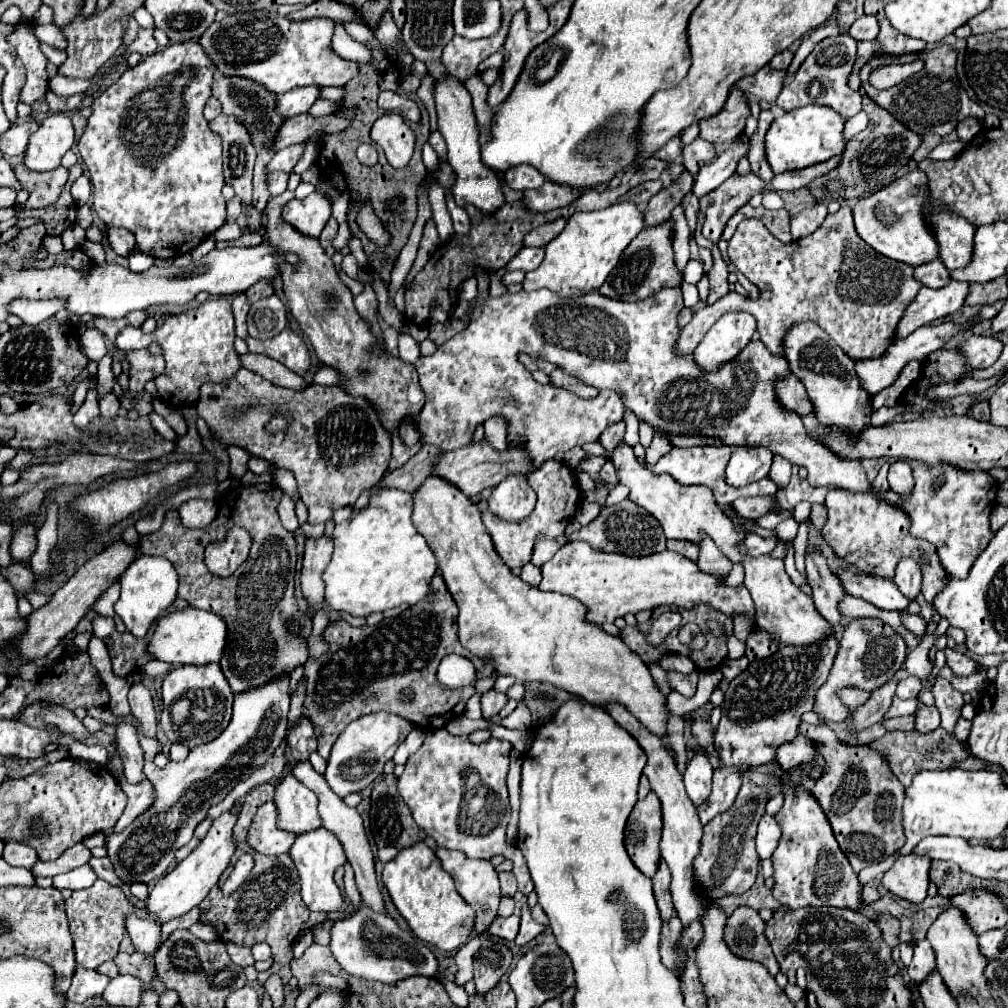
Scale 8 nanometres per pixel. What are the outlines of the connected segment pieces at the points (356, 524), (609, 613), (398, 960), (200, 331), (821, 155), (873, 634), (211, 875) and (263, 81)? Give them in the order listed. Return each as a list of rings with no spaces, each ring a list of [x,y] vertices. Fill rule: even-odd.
[[[372,488],[368,506],[354,518],[336,524],[334,528],[334,554],[326,566],[322,580],[326,586],[324,600],[336,612],[348,612],[352,616],[368,616],[372,612],[396,608],[400,604],[416,604],[428,594],[428,584],[436,574],[436,556],[428,542],[412,524],[412,494],[398,488]]]
[[[568,540],[546,564],[540,566],[542,582],[540,590],[568,594],[586,606],[586,622],[606,624],[618,616],[636,614],[640,610],[652,610],[656,606],[694,608],[696,604],[710,604],[712,608],[734,616],[738,612],[754,618],[752,598],[742,592],[742,586],[728,588],[724,580],[700,572],[700,568],[676,552],[660,552],[642,558],[630,558],[624,554],[606,554],[590,548],[582,540]]]
[[[360,906],[358,912],[350,918],[344,918],[332,926],[332,954],[336,962],[352,976],[366,980],[392,984],[408,976],[434,976],[438,970],[438,960],[430,948],[414,938],[410,932],[402,930],[390,916],[384,912],[374,912],[368,906]]]
[[[220,296],[206,300],[194,310],[168,316],[164,324],[151,333],[144,333],[140,327],[126,326],[116,336],[116,346],[124,352],[130,352],[158,342],[158,346],[162,348],[162,356],[166,360],[164,372],[158,378],[154,378],[158,398],[172,408],[184,408],[194,406],[198,402],[200,386],[204,382],[224,382],[242,368],[240,356],[234,350],[234,338],[236,334],[230,298]]]
[[[804,106],[792,112],[786,112],[784,116],[776,118],[772,126],[766,132],[764,138],[764,150],[766,160],[774,174],[786,172],[786,170],[802,170],[818,162],[826,162],[828,158],[840,154],[846,148],[846,142],[842,140],[844,120],[832,112],[832,108],[824,106]]]
[[[854,618],[844,626],[844,634],[840,640],[840,650],[834,660],[834,666],[826,678],[826,682],[816,692],[814,712],[824,722],[842,722],[850,710],[840,702],[838,690],[842,688],[858,688],[858,690],[876,690],[884,686],[906,660],[906,644],[904,638],[880,618]]]
[[[224,812],[218,816],[204,836],[204,840],[190,852],[188,858],[184,858],[172,872],[168,872],[164,878],[156,882],[152,888],[148,900],[146,900],[146,910],[158,916],[158,924],[166,924],[172,918],[182,916],[184,912],[192,910],[198,906],[210,892],[210,888],[218,882],[222,872],[228,868],[228,862],[234,854],[234,838],[232,838],[232,828],[236,824],[238,816],[232,816],[232,812]]]
[[[264,8],[264,10],[252,10],[252,12],[236,12],[236,14],[228,14],[222,22],[212,22],[210,28],[200,36],[200,46],[204,48],[206,56],[212,60],[212,64],[216,66],[216,70],[224,76],[240,76],[240,78],[248,78],[252,82],[258,82],[260,86],[264,86],[268,92],[280,96],[284,92],[288,92],[290,88],[296,86],[344,86],[348,80],[352,80],[358,74],[358,64],[340,58],[338,54],[334,54],[330,50],[330,42],[332,42],[332,32],[334,32],[334,22],[330,22],[332,26],[324,26],[324,18],[310,18],[310,20],[290,20],[290,18],[282,18],[276,14],[276,8]]]

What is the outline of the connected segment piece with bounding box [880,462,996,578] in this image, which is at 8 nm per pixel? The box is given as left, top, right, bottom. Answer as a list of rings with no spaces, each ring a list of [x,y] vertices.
[[[940,462],[934,466],[916,464],[914,480],[916,486],[910,496],[900,498],[890,490],[880,498],[886,498],[888,502],[906,510],[912,520],[912,536],[930,540],[936,546],[938,556],[944,562],[950,578],[968,576],[974,560],[994,536],[990,530],[990,512],[996,506],[994,478],[988,472],[968,472],[952,464]]]

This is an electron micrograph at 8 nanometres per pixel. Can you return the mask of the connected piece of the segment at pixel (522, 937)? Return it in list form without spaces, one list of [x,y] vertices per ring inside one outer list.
[[[522,906],[522,920],[520,920],[520,932],[516,936],[516,946],[524,946],[526,942],[530,942],[532,938],[536,938],[540,932],[544,930],[542,924],[534,922],[532,916],[530,916],[530,908],[528,906]]]

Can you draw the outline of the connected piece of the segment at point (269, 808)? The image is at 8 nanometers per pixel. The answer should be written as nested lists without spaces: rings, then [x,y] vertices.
[[[272,802],[260,806],[246,836],[252,850],[268,856],[286,854],[294,840],[294,836],[288,836],[288,832],[280,832],[280,828],[276,828],[276,806]]]

